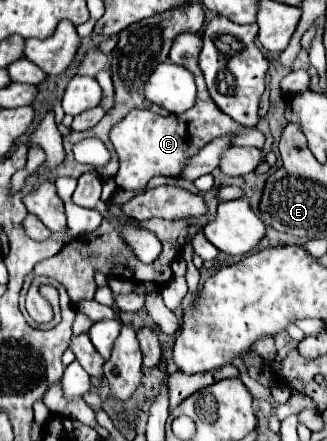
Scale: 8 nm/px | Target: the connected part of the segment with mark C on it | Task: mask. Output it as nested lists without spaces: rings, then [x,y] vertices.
[[[179,34],[171,48],[171,62],[185,66],[195,74],[197,82],[197,104],[175,116],[164,118],[152,113],[150,110],[133,110],[129,112],[113,130],[111,130],[111,142],[119,154],[121,168],[115,176],[115,182],[119,188],[125,190],[143,190],[147,182],[155,176],[179,176],[181,168],[191,160],[209,140],[221,136],[221,134],[233,134],[235,146],[257,146],[261,148],[265,144],[265,136],[257,128],[243,128],[241,124],[235,124],[229,120],[229,116],[221,114],[221,110],[209,100],[209,92],[205,88],[205,80],[201,76],[201,68],[197,64],[197,56],[201,50],[201,36],[199,34]]]

